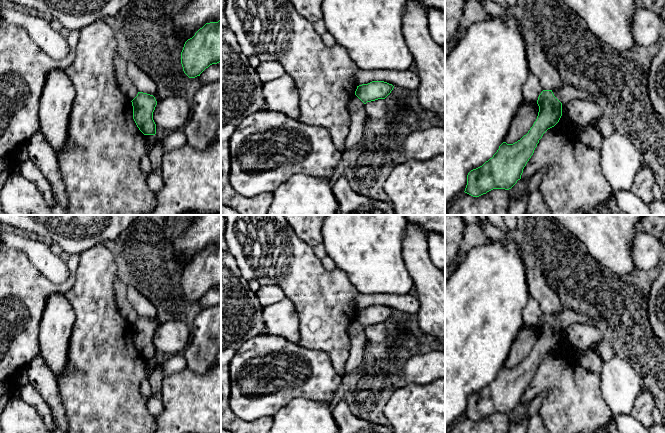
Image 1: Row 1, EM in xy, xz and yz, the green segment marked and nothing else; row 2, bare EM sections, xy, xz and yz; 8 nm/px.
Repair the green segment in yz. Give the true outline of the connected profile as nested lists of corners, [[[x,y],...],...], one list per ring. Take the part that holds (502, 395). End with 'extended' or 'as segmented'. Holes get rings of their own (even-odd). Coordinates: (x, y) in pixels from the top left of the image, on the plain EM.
[[[543,314],[537,328],[538,340],[528,357],[513,368],[503,366],[492,382],[471,394],[467,399],[465,417],[479,421],[493,413],[509,414],[521,403],[539,364],[562,340],[562,327],[552,314]]] | as segmented

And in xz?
[[[372,305],[368,308],[357,310],[355,319],[364,327],[385,323],[394,310],[384,305]]] | as segmented

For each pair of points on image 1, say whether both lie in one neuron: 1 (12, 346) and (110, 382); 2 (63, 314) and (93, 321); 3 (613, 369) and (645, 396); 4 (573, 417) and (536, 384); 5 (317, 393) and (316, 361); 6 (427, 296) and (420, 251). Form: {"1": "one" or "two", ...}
{"1": "two", "2": "two", "3": "two", "4": "one", "5": "one", "6": "one"}

